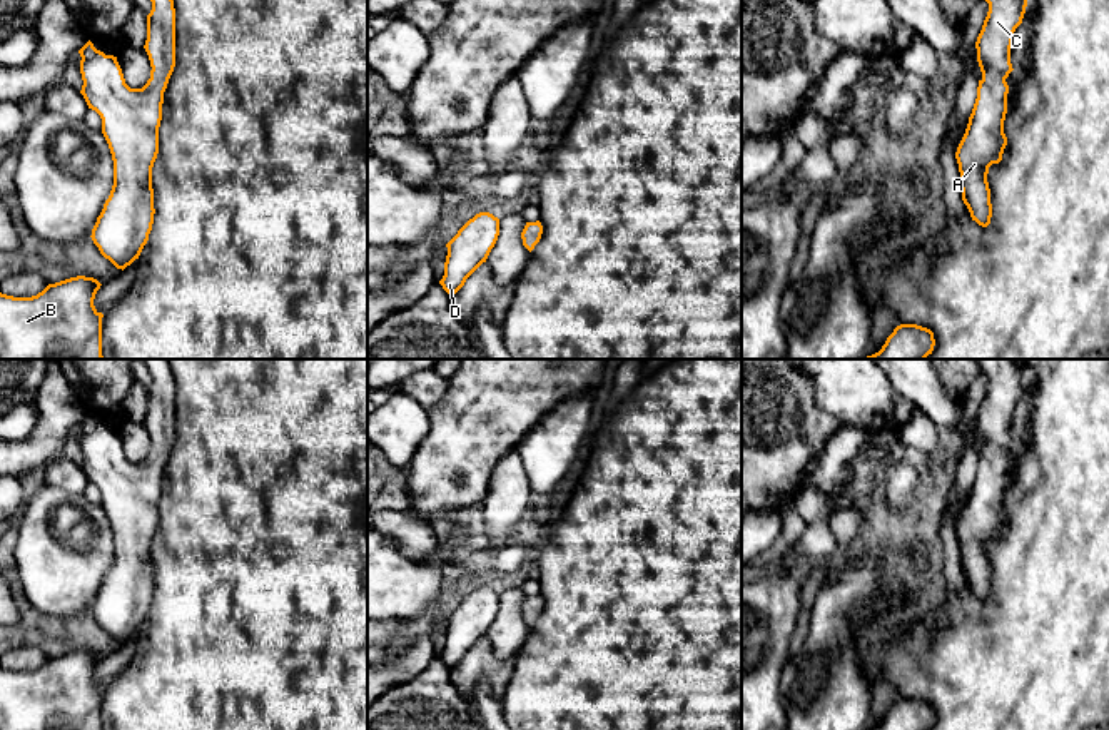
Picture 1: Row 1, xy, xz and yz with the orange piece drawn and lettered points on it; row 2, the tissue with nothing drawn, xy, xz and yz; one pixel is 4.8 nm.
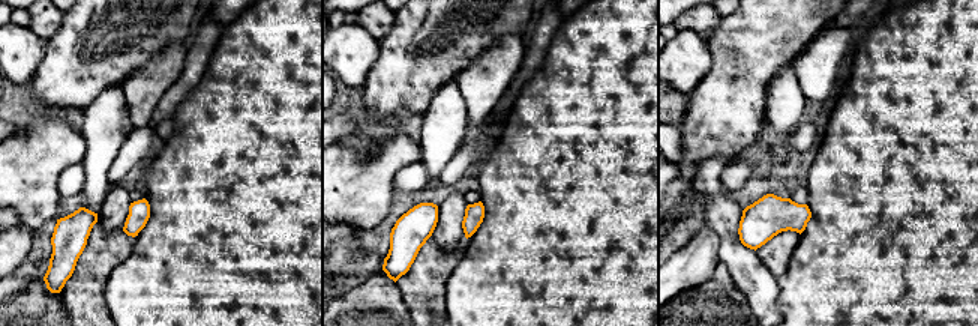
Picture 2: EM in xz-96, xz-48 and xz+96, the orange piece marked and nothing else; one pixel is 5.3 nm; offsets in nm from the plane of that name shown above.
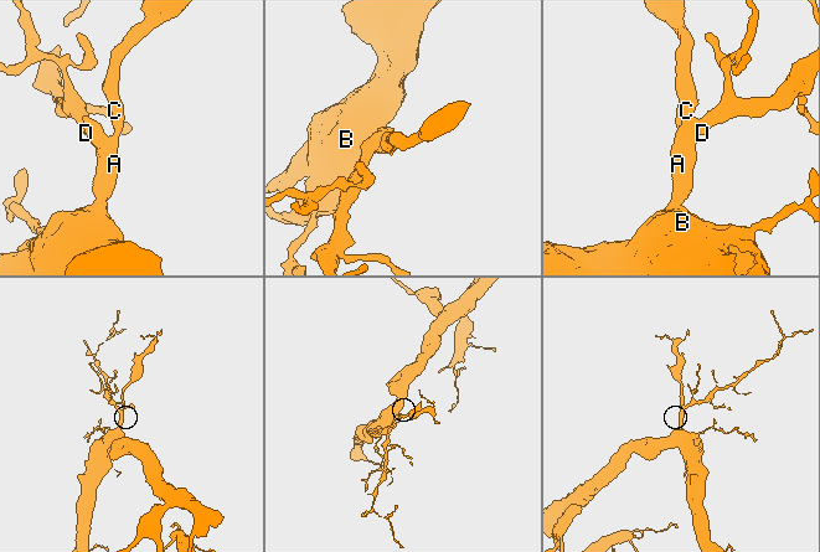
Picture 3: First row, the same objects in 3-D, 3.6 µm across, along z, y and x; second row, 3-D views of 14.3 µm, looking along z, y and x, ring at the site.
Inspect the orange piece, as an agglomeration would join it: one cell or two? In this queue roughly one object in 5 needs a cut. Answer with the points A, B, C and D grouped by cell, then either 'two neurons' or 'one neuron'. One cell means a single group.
groups A B C D; one neuron

